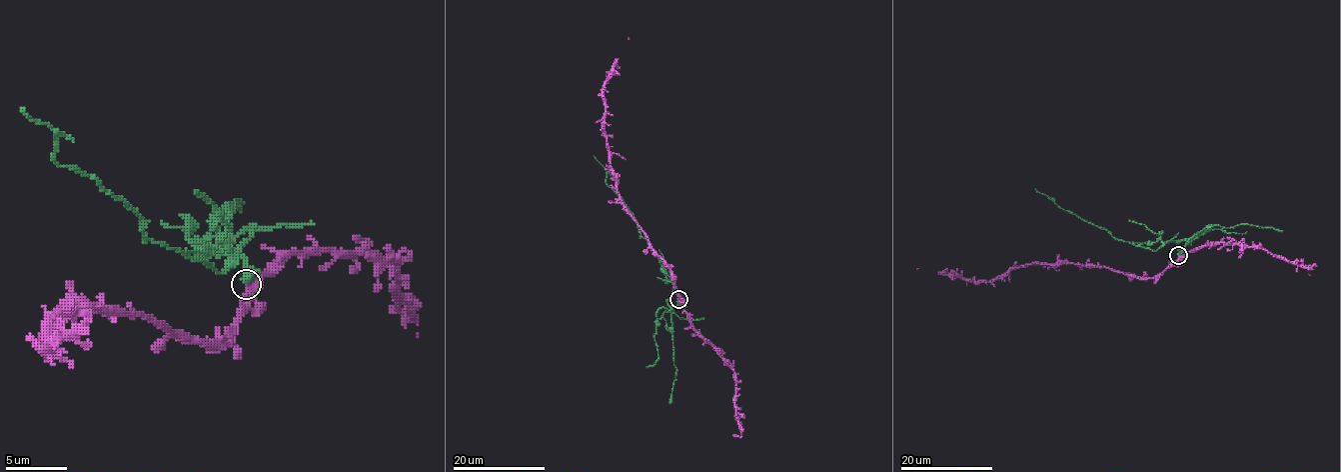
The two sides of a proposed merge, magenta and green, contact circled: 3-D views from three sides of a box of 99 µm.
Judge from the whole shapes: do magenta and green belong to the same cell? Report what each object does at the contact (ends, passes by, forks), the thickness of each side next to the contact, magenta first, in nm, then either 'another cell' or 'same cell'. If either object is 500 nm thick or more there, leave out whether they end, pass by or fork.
magenta ends | green ends | 360/440 nm | another cell

